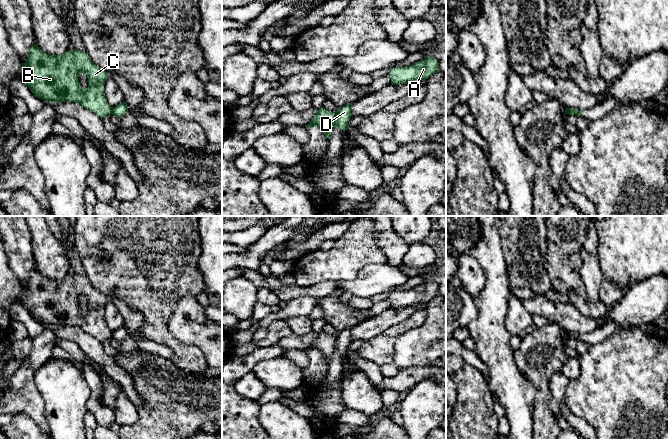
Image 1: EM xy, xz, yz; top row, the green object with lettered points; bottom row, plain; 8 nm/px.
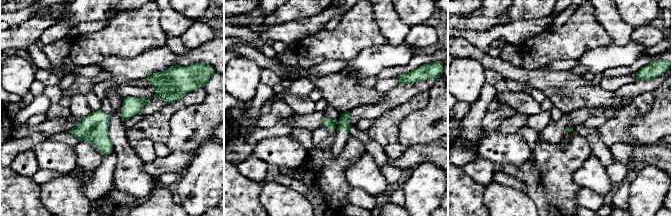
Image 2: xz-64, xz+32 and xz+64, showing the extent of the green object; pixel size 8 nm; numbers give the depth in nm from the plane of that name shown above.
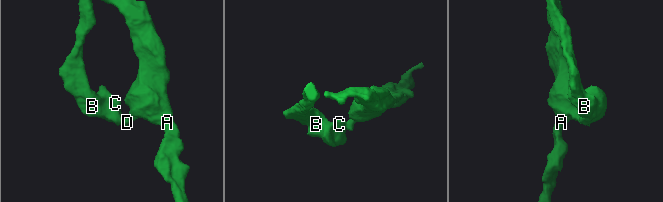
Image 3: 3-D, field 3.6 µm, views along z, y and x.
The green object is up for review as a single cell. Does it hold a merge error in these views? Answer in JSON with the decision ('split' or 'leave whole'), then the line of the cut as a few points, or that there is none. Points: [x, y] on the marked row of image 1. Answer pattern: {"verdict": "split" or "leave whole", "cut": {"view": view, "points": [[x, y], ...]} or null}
{"verdict": "split", "cut": {"view": "xz", "points": [[336, 113], [334, 126]]}}

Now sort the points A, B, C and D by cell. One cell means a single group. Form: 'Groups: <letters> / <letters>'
Groups: A D / B C

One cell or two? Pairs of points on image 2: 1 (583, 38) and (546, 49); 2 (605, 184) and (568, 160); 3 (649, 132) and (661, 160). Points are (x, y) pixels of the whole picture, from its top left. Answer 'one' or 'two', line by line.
1: one
2: two
3: two

